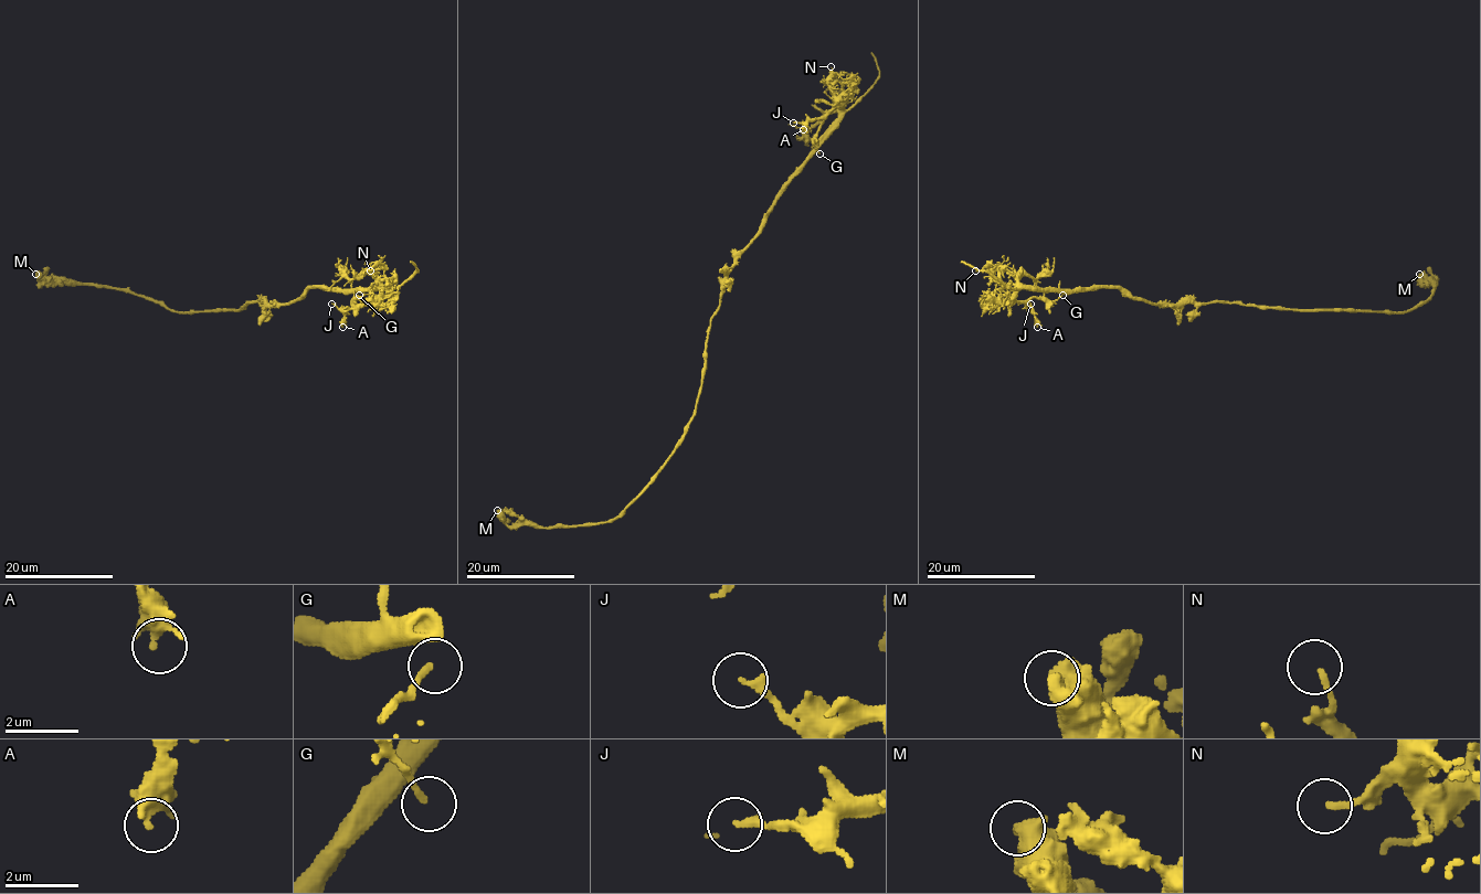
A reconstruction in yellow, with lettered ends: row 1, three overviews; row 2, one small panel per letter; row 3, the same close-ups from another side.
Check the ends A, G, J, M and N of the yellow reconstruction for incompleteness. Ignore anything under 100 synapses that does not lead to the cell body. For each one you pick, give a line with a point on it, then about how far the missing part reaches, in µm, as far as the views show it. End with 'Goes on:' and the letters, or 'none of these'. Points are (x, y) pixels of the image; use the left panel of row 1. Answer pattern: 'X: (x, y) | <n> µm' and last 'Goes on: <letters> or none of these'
Goes on: none of these

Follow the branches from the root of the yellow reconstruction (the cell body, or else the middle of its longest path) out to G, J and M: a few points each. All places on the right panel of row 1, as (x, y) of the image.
G: (1241, 304), (1149, 304), (1112, 287), (1018, 288), (1015, 293), (1017, 300), (1055, 300), (1062, 295)
J: (1241, 304), (1149, 304), (1112, 287), (1018, 288), (1015, 293), (1015, 298), (1029, 309), (1030, 304)
M: (1241, 304), (1290, 309), (1409, 311), (1430, 297), (1435, 286), (1434, 278), (1423, 278), (1419, 274)

